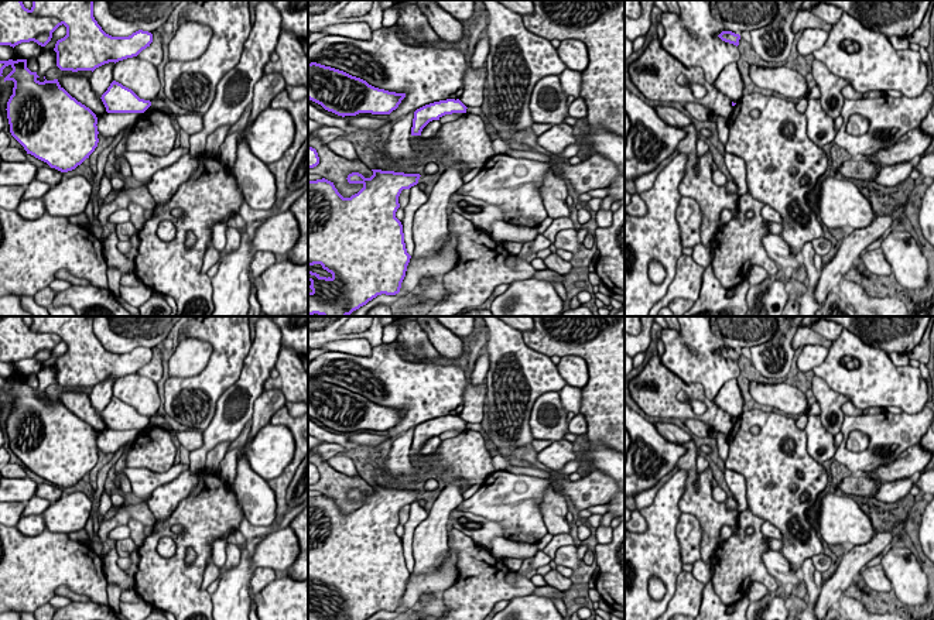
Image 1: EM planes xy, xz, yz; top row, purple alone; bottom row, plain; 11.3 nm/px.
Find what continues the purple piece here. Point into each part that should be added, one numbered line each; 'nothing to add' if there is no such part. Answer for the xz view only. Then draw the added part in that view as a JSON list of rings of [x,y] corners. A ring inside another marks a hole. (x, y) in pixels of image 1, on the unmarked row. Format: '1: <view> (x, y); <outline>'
nothing to add

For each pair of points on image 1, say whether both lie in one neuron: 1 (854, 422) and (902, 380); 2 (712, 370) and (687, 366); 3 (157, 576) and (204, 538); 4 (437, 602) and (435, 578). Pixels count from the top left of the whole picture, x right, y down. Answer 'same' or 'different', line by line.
1: different
2: same
3: same
4: different

